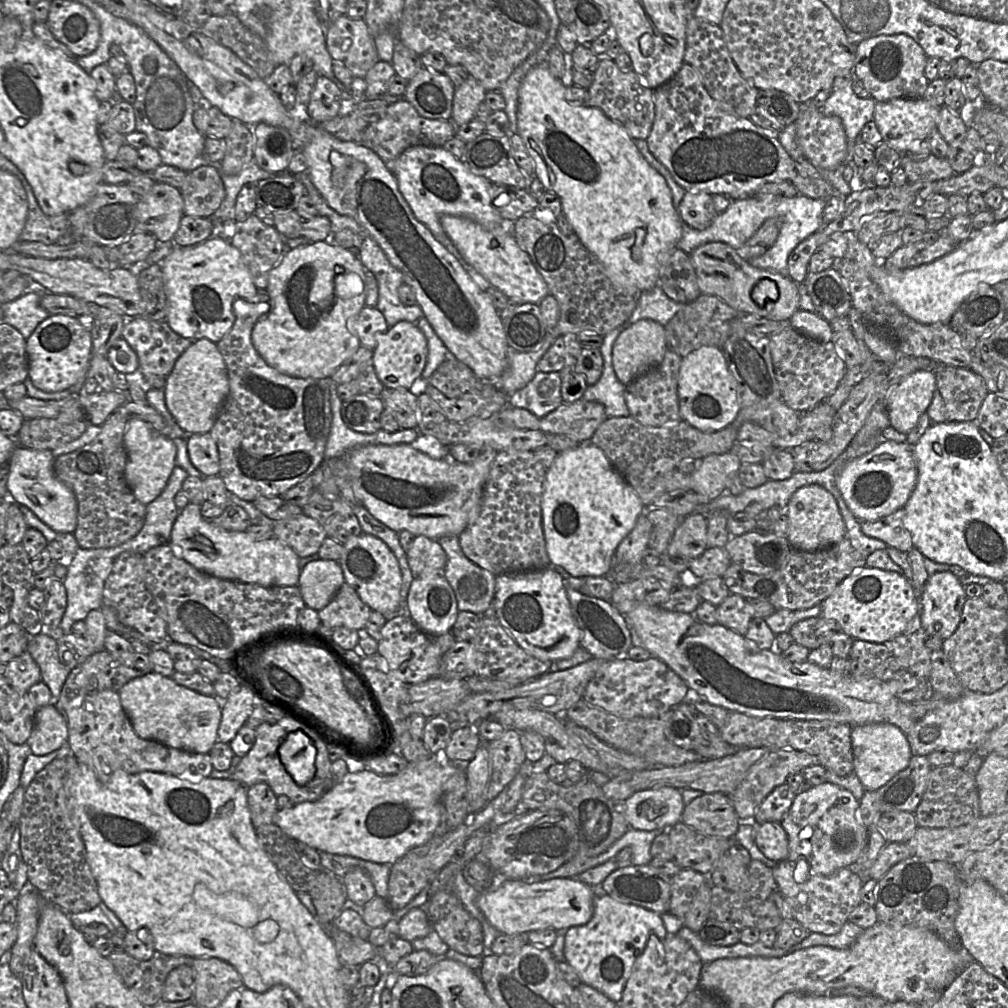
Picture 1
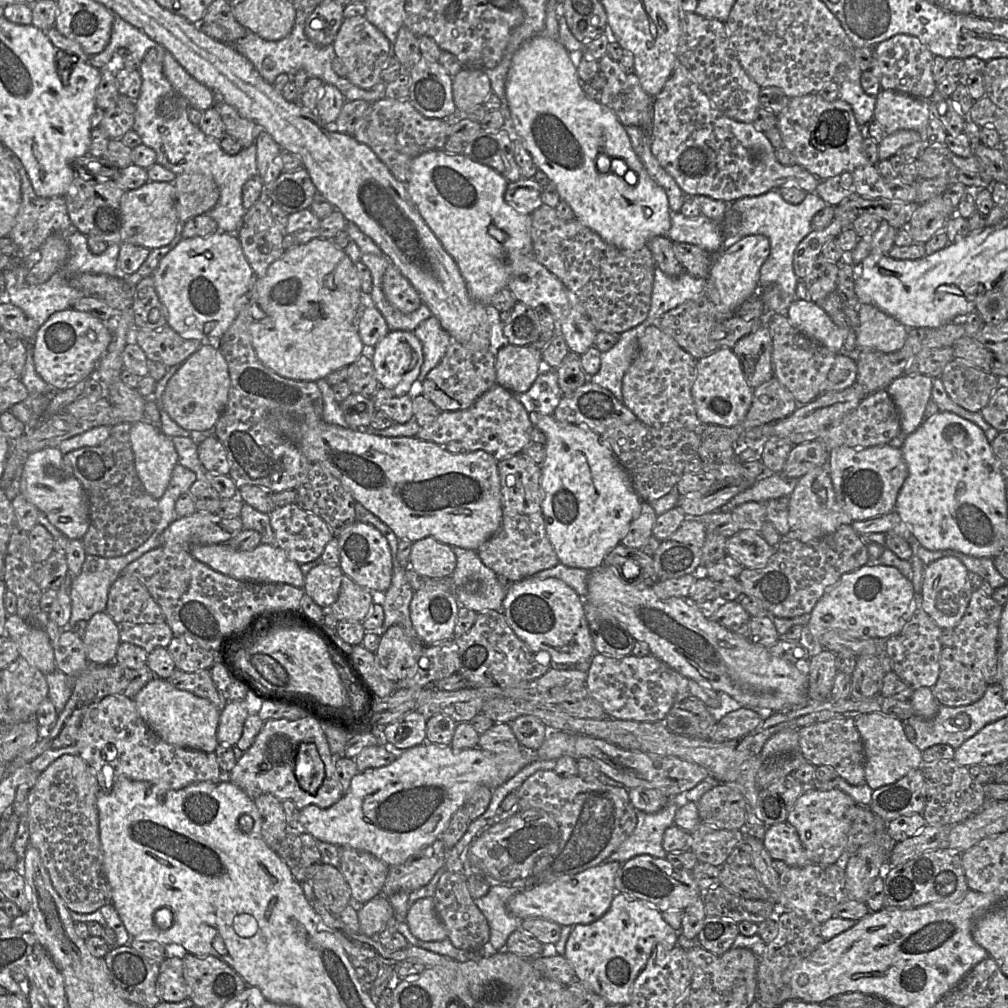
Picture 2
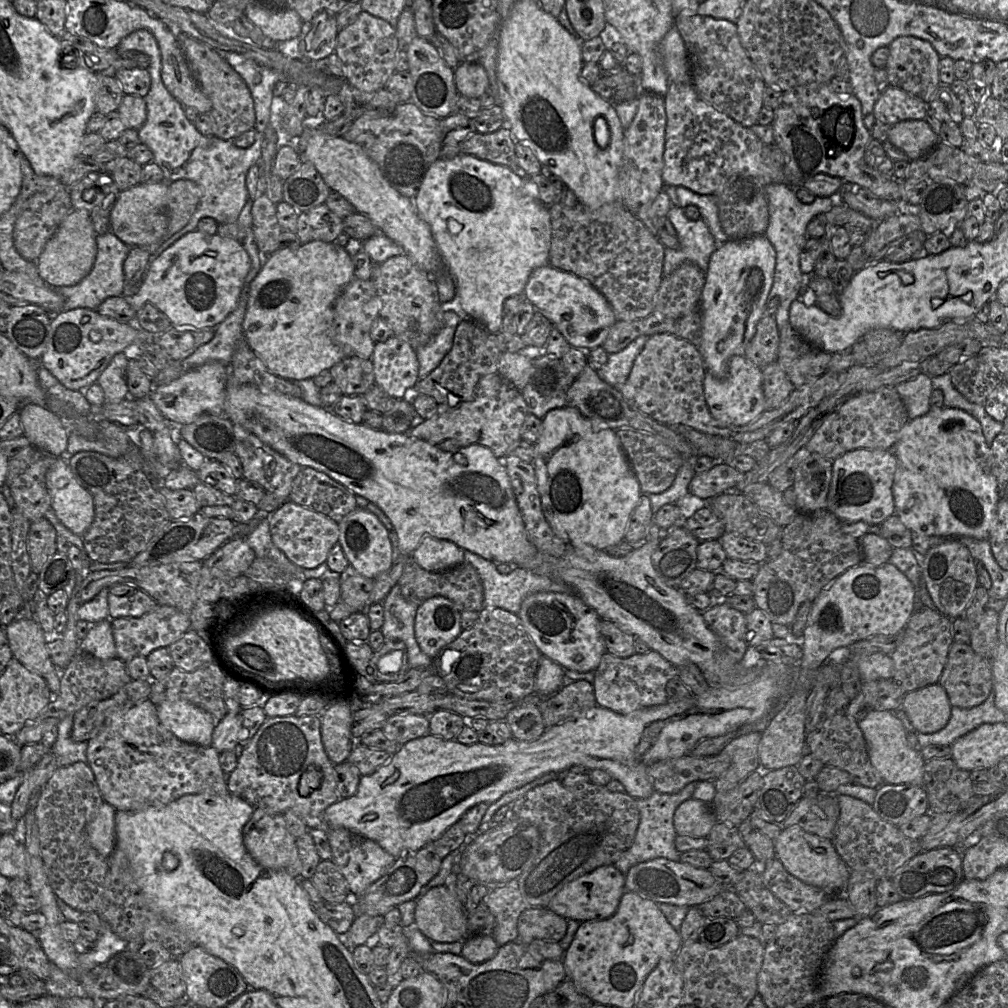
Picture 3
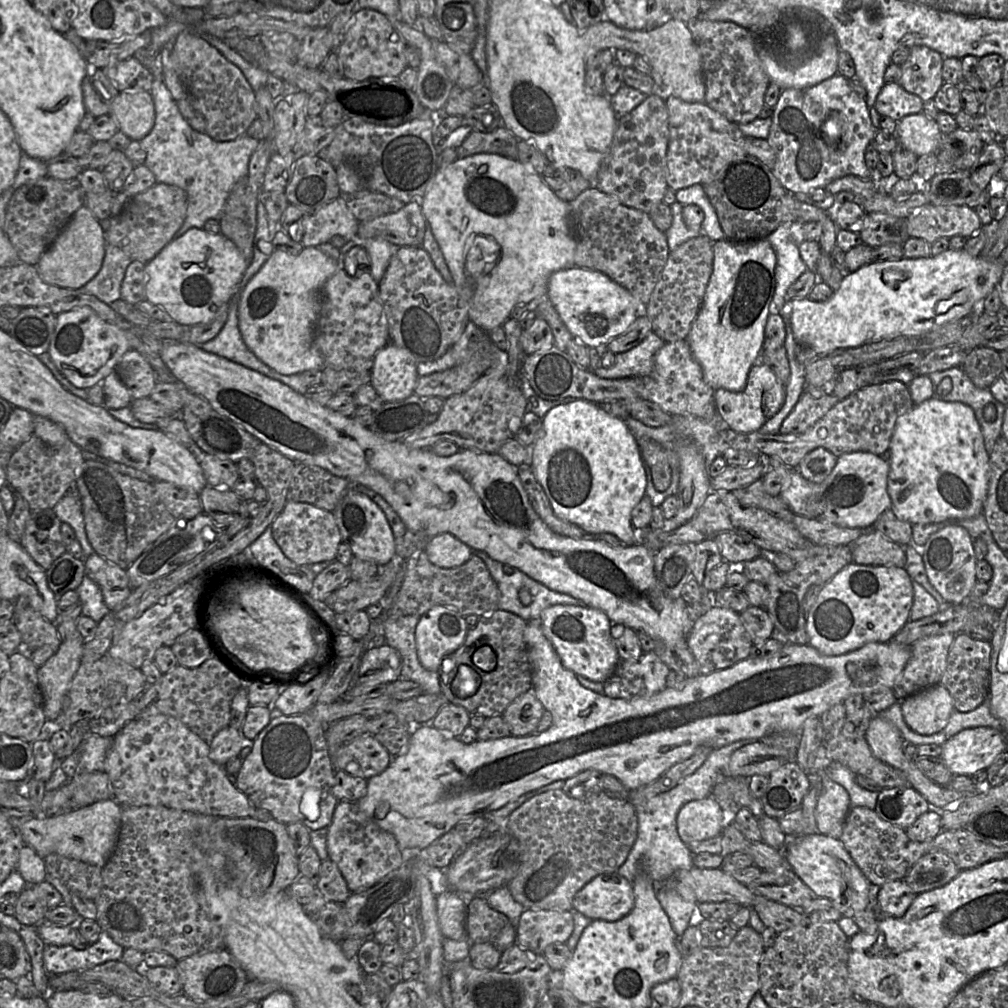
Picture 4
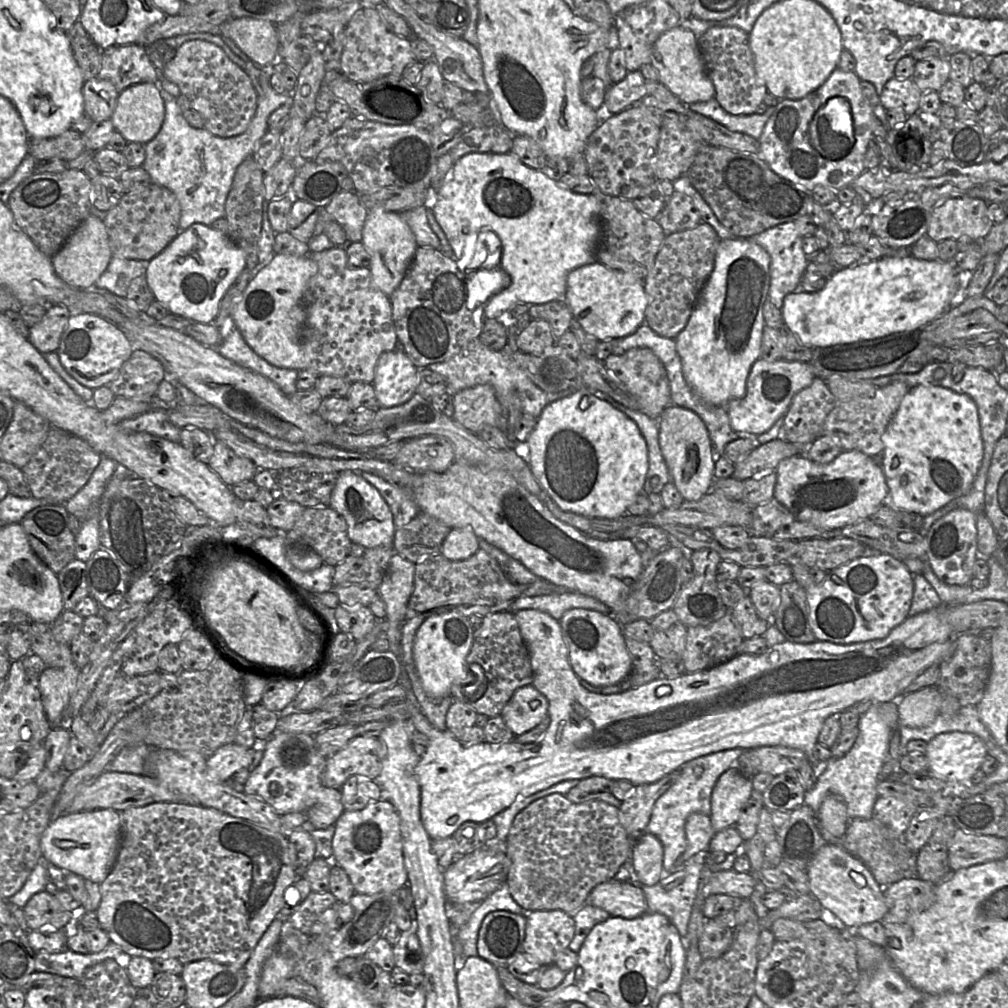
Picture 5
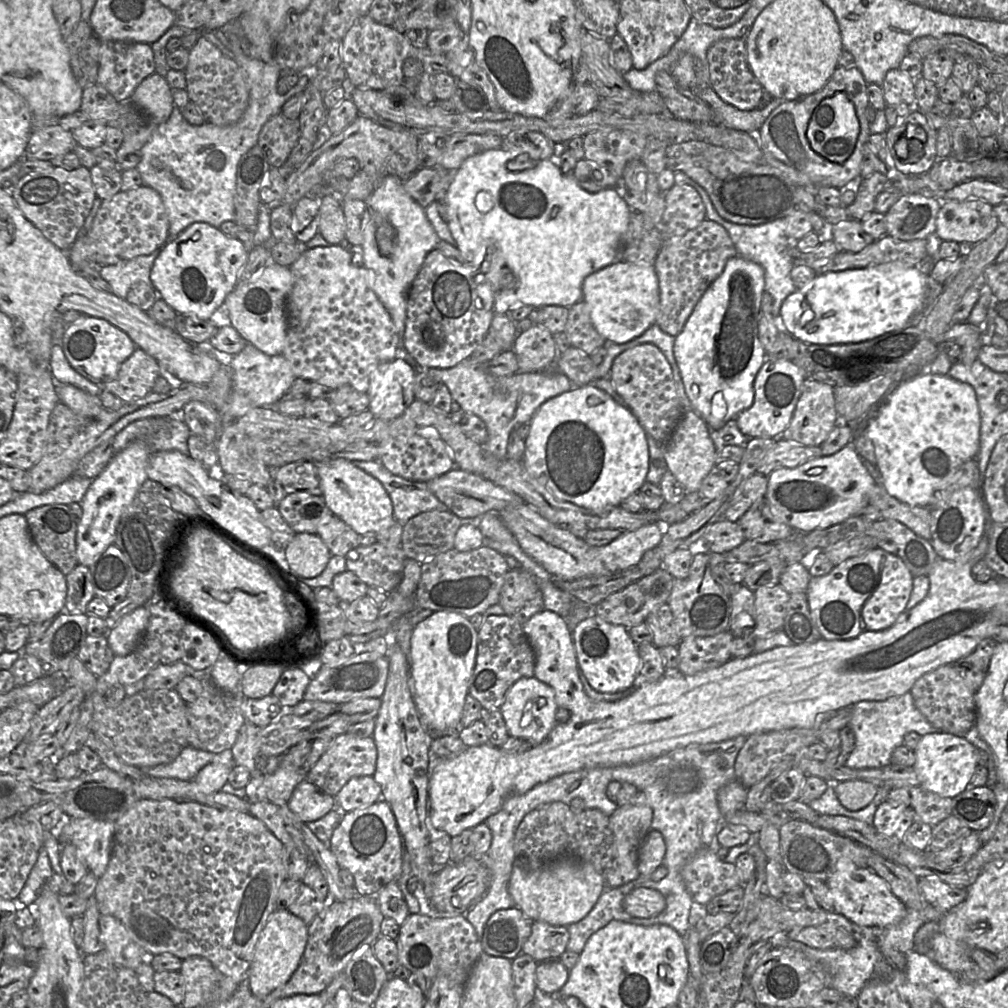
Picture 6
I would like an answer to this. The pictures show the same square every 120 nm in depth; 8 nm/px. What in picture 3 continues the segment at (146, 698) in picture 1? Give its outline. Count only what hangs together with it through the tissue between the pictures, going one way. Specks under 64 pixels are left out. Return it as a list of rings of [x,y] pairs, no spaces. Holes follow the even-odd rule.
[[[182,700],[164,701],[157,705],[156,708],[157,716],[161,724],[177,739],[188,744],[195,744],[203,747],[211,746],[212,733],[218,723],[211,714]]]

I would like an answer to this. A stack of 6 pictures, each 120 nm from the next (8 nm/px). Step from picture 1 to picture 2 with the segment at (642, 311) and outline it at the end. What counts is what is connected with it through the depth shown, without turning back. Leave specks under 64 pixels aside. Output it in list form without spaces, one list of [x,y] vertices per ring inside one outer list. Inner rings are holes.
[[[658,267],[655,268],[651,306],[645,319],[646,327],[654,324],[667,311],[705,293],[705,279],[696,278],[688,272],[678,277],[666,275]]]

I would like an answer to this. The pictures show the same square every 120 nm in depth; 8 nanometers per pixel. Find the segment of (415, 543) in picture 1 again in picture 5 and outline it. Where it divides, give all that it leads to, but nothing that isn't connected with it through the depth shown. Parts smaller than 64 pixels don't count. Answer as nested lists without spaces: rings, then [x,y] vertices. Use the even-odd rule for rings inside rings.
[[[471,527],[453,528],[443,541],[440,553],[451,561],[466,560],[479,549],[479,539]]]

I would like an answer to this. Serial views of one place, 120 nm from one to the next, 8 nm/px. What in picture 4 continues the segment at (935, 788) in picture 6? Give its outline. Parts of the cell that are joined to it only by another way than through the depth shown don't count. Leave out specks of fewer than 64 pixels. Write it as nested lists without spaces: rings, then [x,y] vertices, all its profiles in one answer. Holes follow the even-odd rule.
[[[986,726],[966,728],[941,745],[940,757],[954,775],[986,770],[1006,750],[1004,733]]]

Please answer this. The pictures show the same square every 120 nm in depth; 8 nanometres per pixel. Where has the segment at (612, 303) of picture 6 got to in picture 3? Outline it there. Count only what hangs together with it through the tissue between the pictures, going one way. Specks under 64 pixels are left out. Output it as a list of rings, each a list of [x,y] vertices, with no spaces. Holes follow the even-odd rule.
[[[550,265],[538,267],[531,273],[523,295],[536,310],[541,311],[553,323],[571,347],[579,348],[586,354],[592,349],[602,346],[610,328],[617,322],[614,310],[609,302],[588,280]]]

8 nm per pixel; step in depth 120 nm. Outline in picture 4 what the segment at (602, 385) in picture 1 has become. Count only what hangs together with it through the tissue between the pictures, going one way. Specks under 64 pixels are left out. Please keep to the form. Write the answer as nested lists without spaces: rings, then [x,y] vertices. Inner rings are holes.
[[[652,331],[630,350],[615,354],[615,362],[612,367],[599,367],[593,373],[605,379],[648,376],[653,371],[653,358],[655,353],[665,343],[664,340]]]

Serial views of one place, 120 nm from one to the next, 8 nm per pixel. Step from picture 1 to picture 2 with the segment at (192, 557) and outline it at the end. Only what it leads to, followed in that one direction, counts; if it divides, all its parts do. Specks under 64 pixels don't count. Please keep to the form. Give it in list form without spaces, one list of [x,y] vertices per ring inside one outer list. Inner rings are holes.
[[[226,543],[198,545],[190,549],[190,554],[213,570],[237,580],[259,583],[285,583],[297,588],[304,587],[304,575],[300,565],[291,560],[276,545],[260,544],[251,551],[238,551]]]

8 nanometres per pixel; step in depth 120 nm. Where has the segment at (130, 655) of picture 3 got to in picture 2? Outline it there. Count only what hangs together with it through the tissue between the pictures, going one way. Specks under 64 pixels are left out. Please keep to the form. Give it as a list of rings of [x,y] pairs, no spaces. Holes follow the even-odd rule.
[[[164,621],[154,624],[134,624],[129,622],[117,623],[120,642],[127,642],[151,653],[156,648],[166,648],[174,634]]]

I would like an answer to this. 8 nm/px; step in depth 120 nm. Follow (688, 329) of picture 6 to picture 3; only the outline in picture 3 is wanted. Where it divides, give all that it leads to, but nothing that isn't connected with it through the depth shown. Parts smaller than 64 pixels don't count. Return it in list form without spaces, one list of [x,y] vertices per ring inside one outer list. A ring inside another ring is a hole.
[[[764,235],[728,240],[719,244],[711,255],[700,300],[702,337],[698,350],[706,371],[716,378],[726,377],[732,356],[744,355],[758,322],[765,315],[775,264],[775,249]]]

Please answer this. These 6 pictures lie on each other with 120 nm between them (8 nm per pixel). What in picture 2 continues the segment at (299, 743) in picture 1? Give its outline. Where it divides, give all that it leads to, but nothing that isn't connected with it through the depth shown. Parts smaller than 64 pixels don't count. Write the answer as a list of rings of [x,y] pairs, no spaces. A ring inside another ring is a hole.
[[[301,743],[296,751],[294,774],[300,787],[310,794],[321,786],[325,771],[324,764],[314,744]]]

